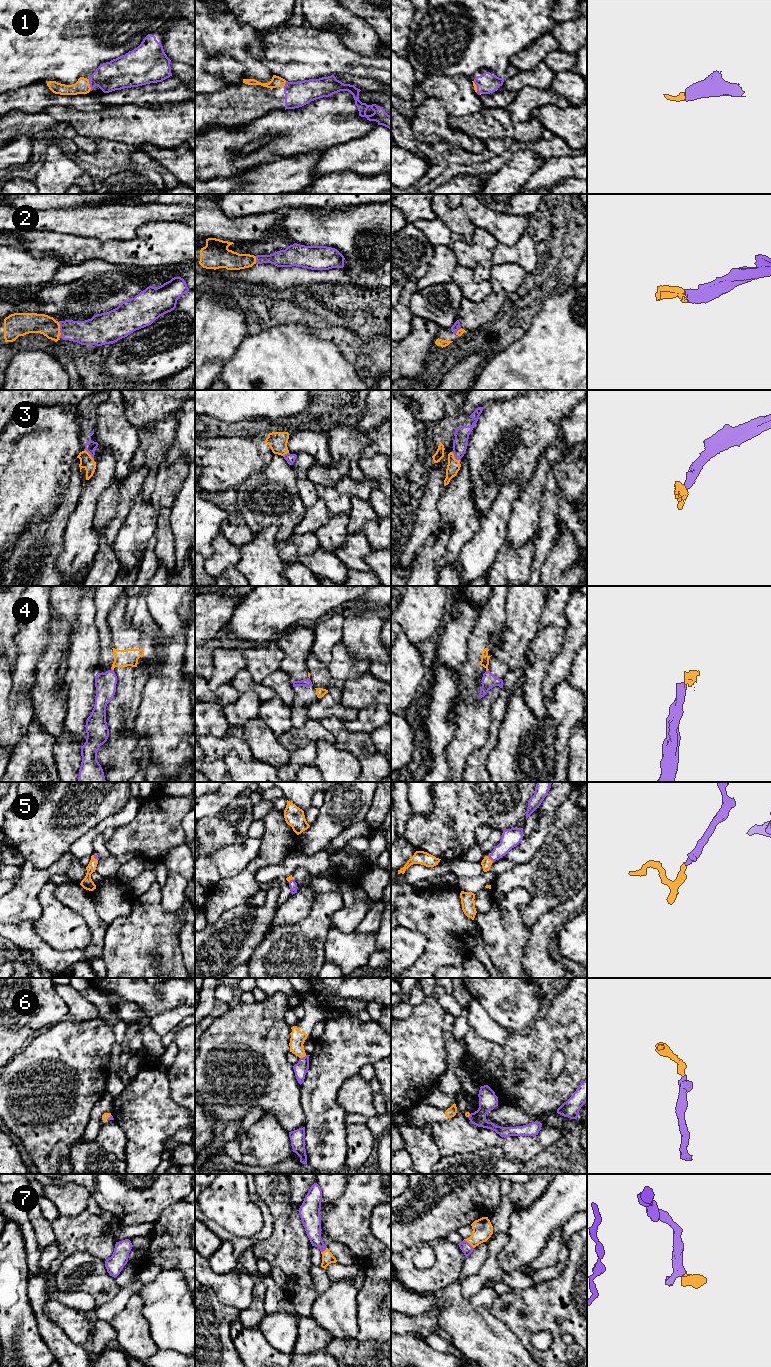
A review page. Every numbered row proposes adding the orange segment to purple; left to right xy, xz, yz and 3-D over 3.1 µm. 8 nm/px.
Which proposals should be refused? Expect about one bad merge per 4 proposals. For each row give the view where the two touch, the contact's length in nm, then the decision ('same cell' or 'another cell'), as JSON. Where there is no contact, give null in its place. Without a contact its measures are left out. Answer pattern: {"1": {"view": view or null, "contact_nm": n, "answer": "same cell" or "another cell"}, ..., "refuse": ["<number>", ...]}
{"1": {"view": "xy", "contact_nm": 100, "answer": "same cell"}, "2": {"view": "xy", "contact_nm": 110, "answer": "same cell"}, "3": {"view": "yz", "contact_nm": 90, "answer": "same cell"}, "4": {"view": "xy", "contact_nm": 30, "answer": "another cell"}, "5": {"view": "yz", "contact_nm": 60, "answer": "same cell"}, "6": {"view": "xz", "contact_nm": 60, "answer": "same cell"}, "7": {"view": "yz", "contact_nm": 110, "answer": "same cell"}, "refuse": ["4"]}

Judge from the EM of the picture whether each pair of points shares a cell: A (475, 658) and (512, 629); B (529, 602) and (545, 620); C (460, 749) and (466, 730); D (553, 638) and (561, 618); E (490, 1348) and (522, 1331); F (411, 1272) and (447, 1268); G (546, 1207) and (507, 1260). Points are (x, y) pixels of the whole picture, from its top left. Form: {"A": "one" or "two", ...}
{"A": "two", "B": "two", "C": "one", "D": "two", "E": "two", "F": "one", "G": "one"}

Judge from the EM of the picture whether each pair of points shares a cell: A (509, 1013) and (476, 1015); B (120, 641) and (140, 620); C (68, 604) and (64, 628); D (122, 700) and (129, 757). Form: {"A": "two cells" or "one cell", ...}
{"A": "two cells", "B": "two cells", "C": "two cells", "D": "two cells"}

